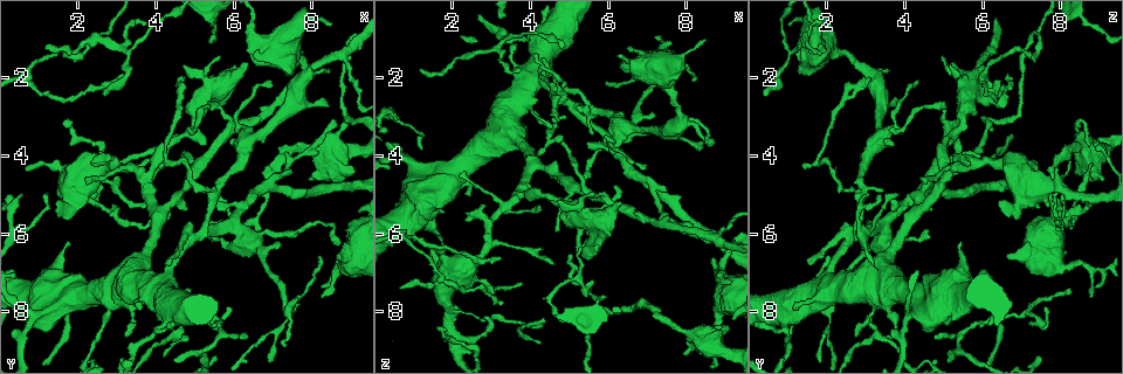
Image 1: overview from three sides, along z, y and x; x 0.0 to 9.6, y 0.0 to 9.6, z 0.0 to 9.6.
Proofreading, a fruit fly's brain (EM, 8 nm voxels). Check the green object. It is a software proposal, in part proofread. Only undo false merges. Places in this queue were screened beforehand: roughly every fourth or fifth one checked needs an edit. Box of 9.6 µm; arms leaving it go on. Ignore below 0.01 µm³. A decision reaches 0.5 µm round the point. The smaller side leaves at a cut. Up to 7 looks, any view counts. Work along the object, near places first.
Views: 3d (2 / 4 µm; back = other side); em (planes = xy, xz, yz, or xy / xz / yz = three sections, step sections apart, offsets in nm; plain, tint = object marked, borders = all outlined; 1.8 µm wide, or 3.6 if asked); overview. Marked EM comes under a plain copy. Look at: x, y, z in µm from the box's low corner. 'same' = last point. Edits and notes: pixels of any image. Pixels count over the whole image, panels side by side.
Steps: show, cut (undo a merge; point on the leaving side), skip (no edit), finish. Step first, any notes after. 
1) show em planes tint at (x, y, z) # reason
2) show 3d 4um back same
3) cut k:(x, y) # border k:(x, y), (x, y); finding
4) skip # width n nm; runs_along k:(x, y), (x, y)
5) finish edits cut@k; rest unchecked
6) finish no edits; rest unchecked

show em 3.6um planes tint at (3.45, 6.95, 3.40) # abrupt turn

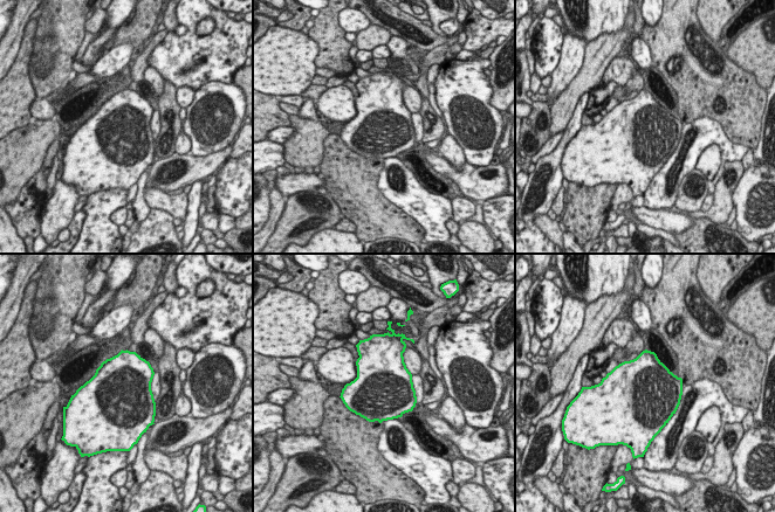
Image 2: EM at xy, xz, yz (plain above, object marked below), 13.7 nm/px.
skip # all the same neuron

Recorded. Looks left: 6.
show 3d 2um at (4.30, 4.20, 1.70) # abrupt turn

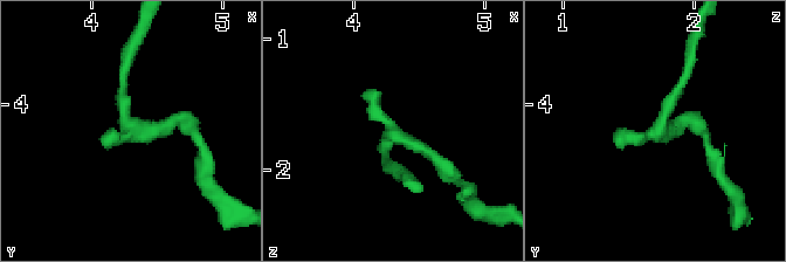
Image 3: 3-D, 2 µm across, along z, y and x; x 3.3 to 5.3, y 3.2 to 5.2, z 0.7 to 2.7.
show em planes tint at (4.30, 4.16, 1.74)

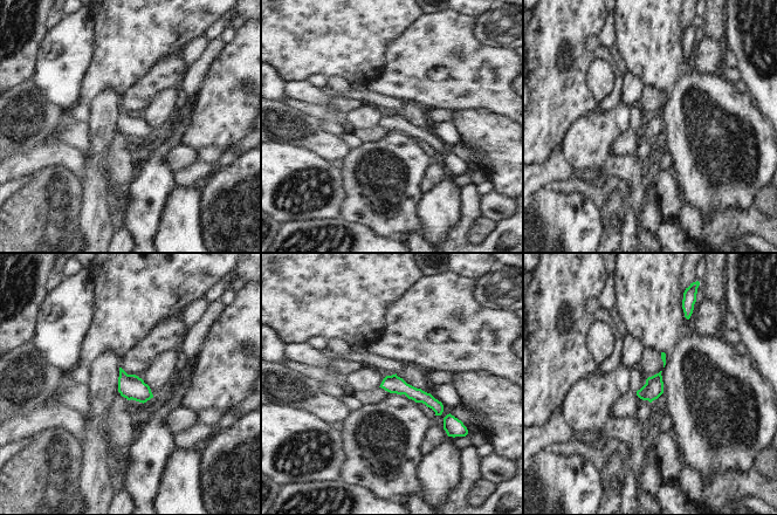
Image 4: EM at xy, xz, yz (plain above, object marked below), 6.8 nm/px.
skip # runs_along 4:(385, 382), (426, 398), (439, 411); all the same neuron

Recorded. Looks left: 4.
show em planes borders at (5.15, 9.10, 5.50) # branch point

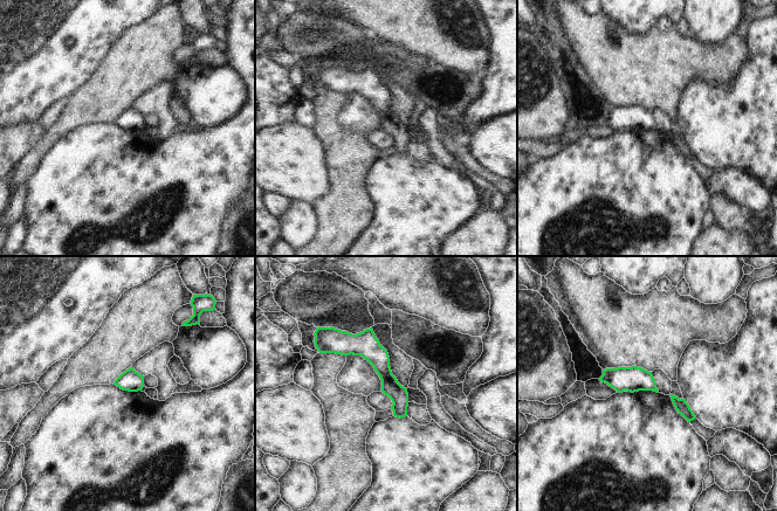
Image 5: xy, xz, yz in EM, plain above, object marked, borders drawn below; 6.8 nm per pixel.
skip # all the same neuron

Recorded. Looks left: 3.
finish no edits; rest unchecked

